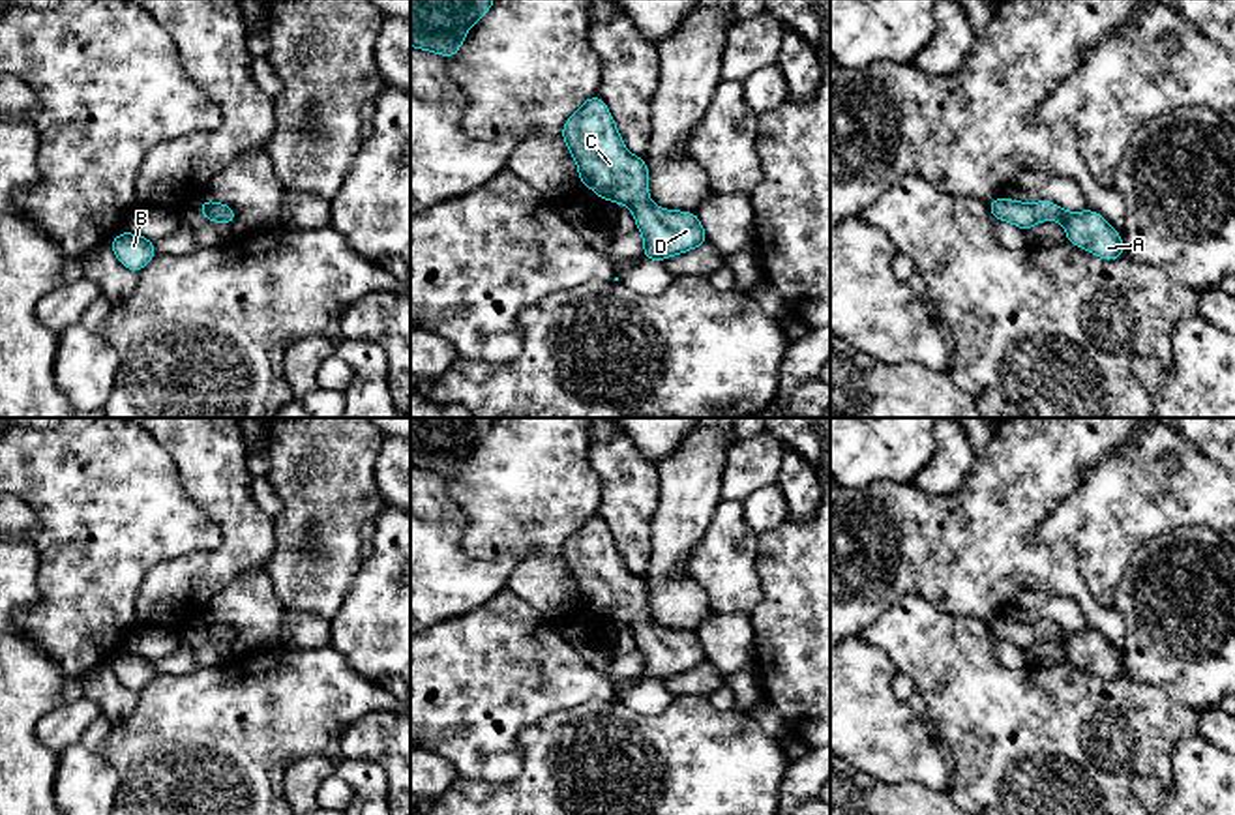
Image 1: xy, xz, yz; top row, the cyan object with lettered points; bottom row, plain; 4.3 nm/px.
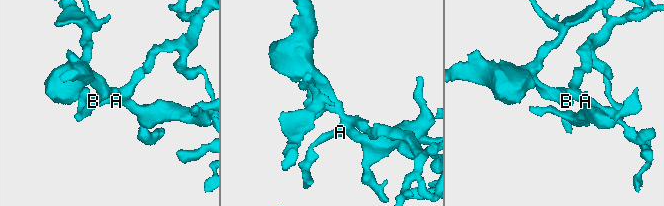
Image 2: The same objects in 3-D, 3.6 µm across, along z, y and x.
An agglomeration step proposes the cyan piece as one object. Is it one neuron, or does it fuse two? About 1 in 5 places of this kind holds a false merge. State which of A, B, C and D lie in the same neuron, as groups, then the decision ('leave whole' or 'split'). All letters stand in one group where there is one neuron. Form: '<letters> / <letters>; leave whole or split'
A B C D; leave whole

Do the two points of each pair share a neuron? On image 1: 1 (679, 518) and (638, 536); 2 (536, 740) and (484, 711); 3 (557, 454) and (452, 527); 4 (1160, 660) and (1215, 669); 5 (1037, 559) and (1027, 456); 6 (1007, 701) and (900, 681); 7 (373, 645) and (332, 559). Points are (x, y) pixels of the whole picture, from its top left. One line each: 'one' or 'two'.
1: two
2: two
3: two
4: one
5: one
6: two
7: two

